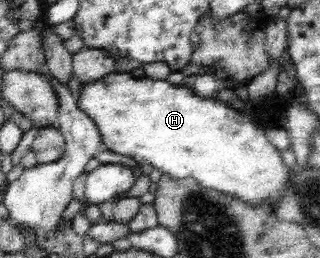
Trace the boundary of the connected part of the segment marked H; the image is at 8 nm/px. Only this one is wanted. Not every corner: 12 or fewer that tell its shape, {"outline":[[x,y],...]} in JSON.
{"outline":[[115,71],[79,111],[107,149],[250,205],[291,168],[250,113]]}

